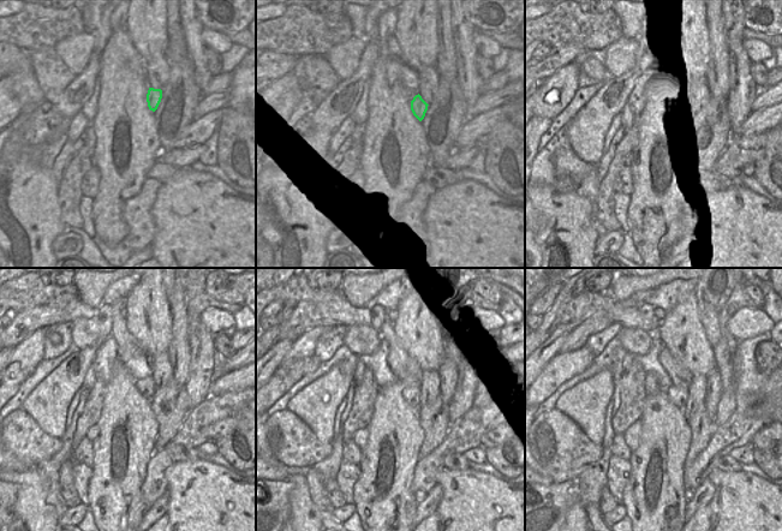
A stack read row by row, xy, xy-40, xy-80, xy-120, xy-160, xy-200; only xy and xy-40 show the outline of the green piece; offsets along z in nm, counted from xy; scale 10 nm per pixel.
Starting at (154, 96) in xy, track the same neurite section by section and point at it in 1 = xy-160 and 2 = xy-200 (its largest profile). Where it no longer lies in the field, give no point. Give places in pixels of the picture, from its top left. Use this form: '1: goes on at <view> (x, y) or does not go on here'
1: goes on at xy-160 (411, 394)
2: goes on at xy-200 (678, 395)

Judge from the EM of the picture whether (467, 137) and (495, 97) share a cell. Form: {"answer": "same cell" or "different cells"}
{"answer": "different cells"}

